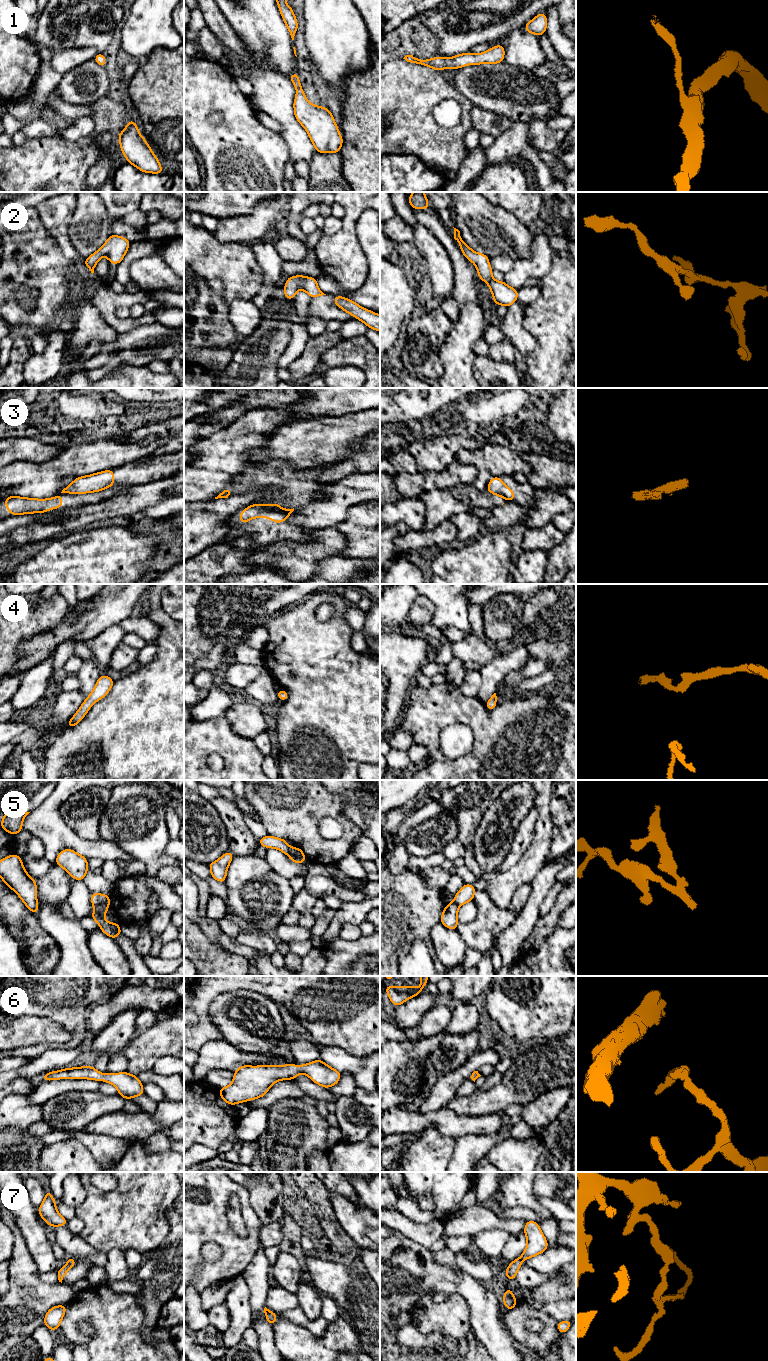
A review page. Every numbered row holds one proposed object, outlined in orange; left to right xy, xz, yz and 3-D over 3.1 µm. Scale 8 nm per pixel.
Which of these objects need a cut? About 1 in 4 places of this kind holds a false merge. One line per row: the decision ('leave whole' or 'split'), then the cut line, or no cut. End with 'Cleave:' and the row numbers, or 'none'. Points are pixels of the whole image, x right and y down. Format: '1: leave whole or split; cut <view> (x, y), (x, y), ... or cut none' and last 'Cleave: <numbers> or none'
1: leave whole; cut none
2: leave whole; cut none
3: split; cut yz (494, 493), (506, 499)
4: leave whole; cut none
5: split; cut xy (108, 904), (93, 905)
6: leave whole; cut none
7: split; cut yz (520, 1257), (522, 1260)
Cleave: 3, 5, 7

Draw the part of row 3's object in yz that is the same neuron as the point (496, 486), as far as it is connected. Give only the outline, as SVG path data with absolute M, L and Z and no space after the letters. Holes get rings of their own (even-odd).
M501 477L491 478L487 486L487 492L492 494L498 494L509 501L514 501L515 499L515 493L502 482Z

